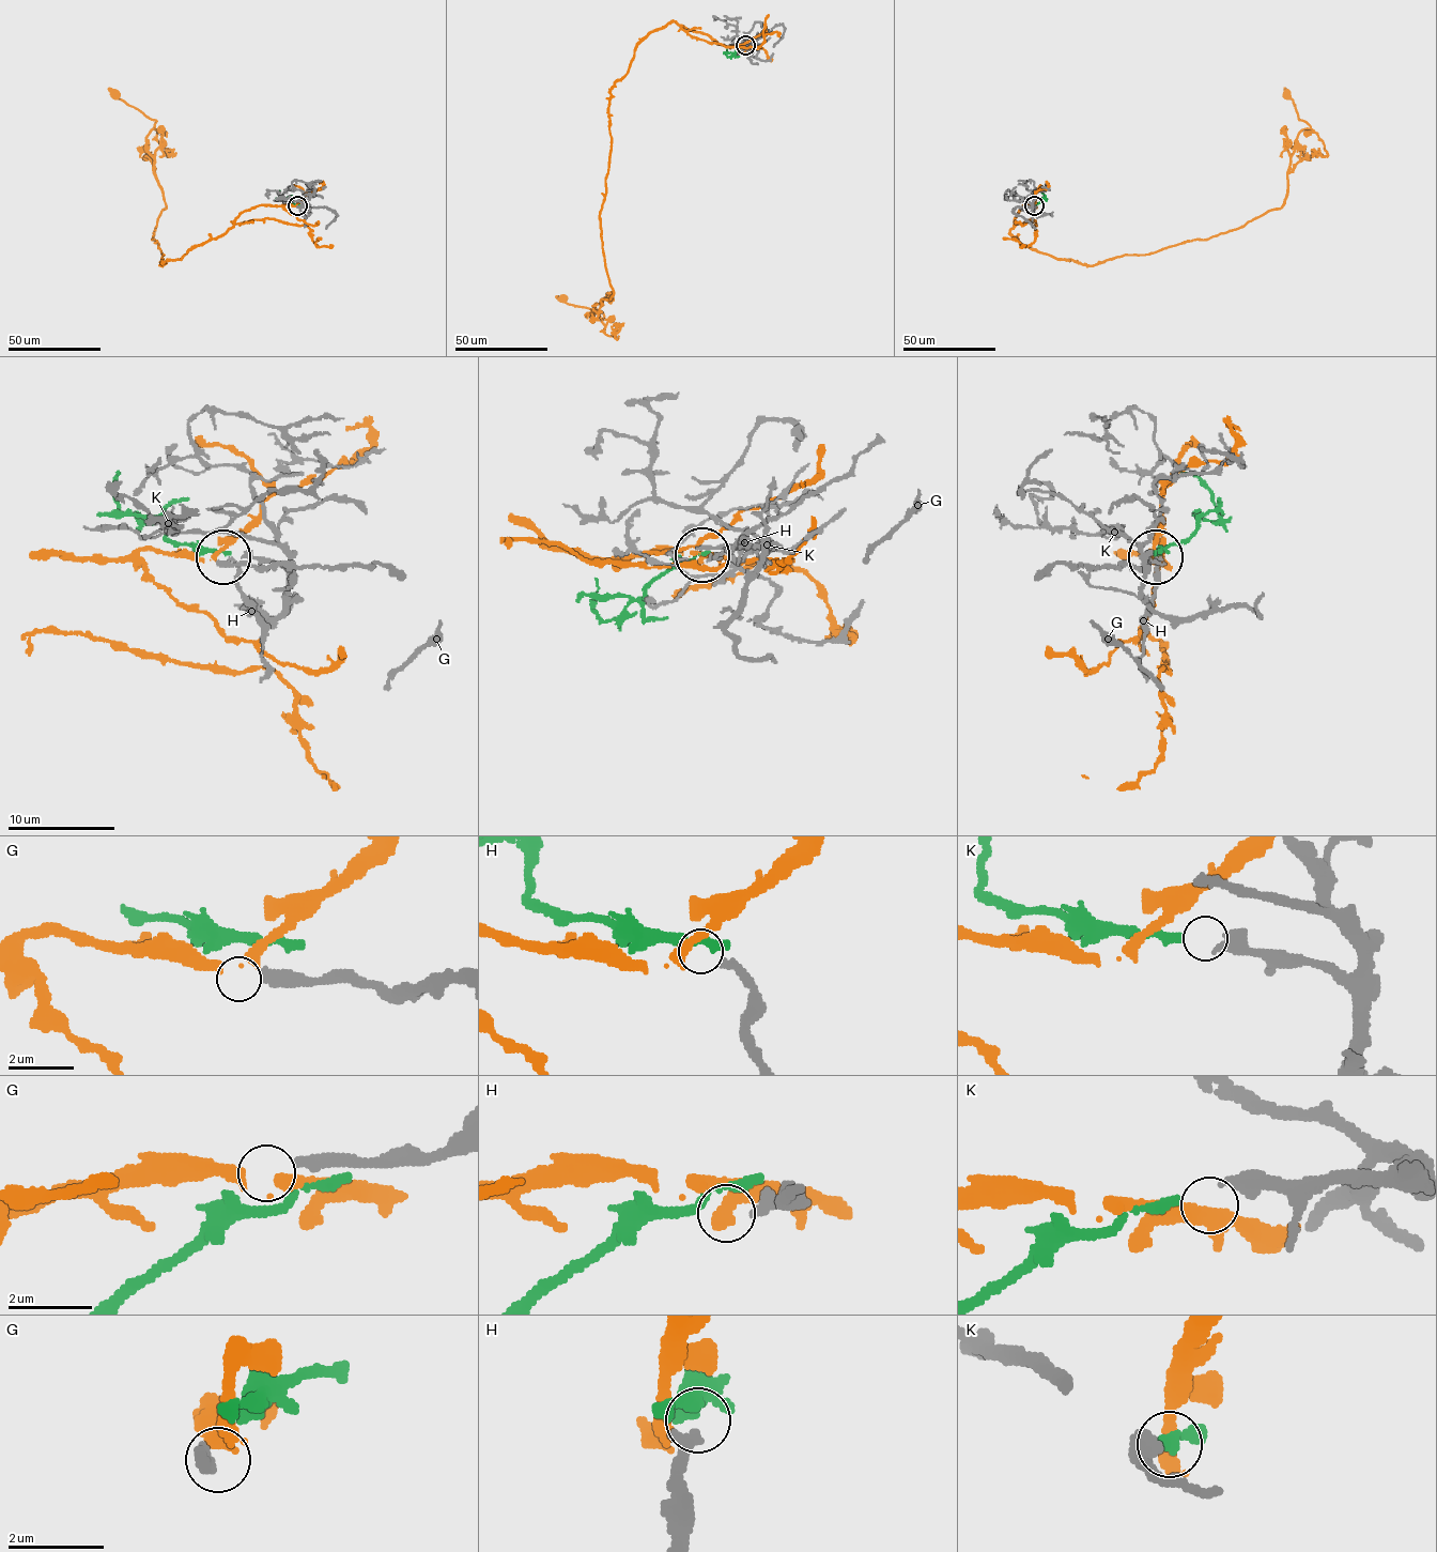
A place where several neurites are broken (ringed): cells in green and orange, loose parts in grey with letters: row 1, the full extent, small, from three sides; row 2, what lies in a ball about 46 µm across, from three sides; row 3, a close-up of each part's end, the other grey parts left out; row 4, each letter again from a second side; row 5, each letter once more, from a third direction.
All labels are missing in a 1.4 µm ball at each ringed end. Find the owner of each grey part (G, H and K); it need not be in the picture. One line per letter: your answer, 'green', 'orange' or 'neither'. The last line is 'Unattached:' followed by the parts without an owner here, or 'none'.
G: orange
H: neither
K: green
Unattached: H

